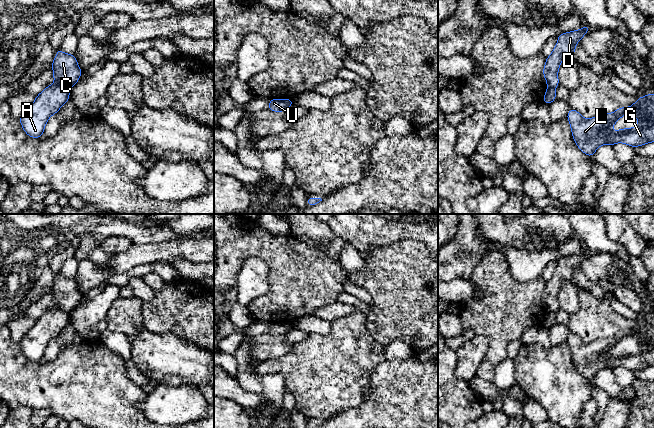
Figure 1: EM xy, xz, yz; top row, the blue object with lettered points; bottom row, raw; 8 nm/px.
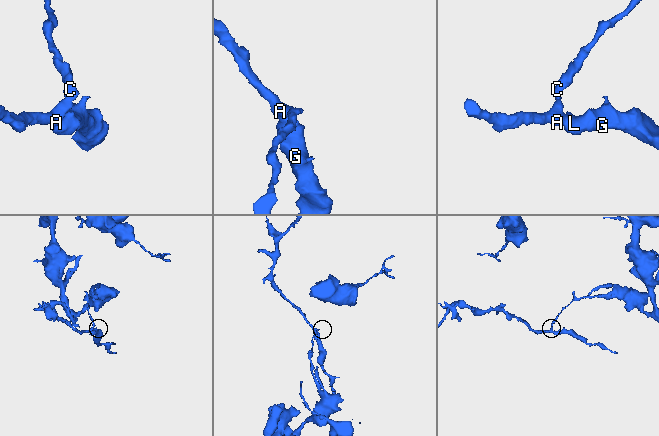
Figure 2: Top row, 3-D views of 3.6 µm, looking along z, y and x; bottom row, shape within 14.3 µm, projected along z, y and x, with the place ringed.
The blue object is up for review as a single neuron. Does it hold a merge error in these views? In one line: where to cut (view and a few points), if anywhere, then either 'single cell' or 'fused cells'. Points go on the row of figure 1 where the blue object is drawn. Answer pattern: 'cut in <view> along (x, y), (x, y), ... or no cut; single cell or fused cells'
cut in xy along (55, 82), (67, 89); fused cells

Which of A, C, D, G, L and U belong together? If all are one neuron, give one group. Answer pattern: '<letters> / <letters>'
A G L U / C D

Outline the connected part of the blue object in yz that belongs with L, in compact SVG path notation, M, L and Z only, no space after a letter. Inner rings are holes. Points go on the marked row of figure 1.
M654 94L640 97L630 107L621 107L613 113L585 119L581 114L570 109L567 114L573 139L578 148L592 157L602 145L624 143L632 147L654 142ZM625 114L632 114L638 119L634 128L612 131L611 127Z

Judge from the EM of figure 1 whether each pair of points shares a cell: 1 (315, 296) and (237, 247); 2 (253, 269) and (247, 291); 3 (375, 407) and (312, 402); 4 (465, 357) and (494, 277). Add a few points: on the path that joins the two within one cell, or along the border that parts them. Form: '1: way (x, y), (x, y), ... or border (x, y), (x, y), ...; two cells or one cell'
1: way (296, 277), (266, 247), (256, 247); one cell
2: way (253, 274), (253, 280), (249, 286); one cell
3: border (363, 401), (355, 407), (348, 407), (336, 413); two cells
4: border (476, 334), (488, 339), (483, 357); two cells

